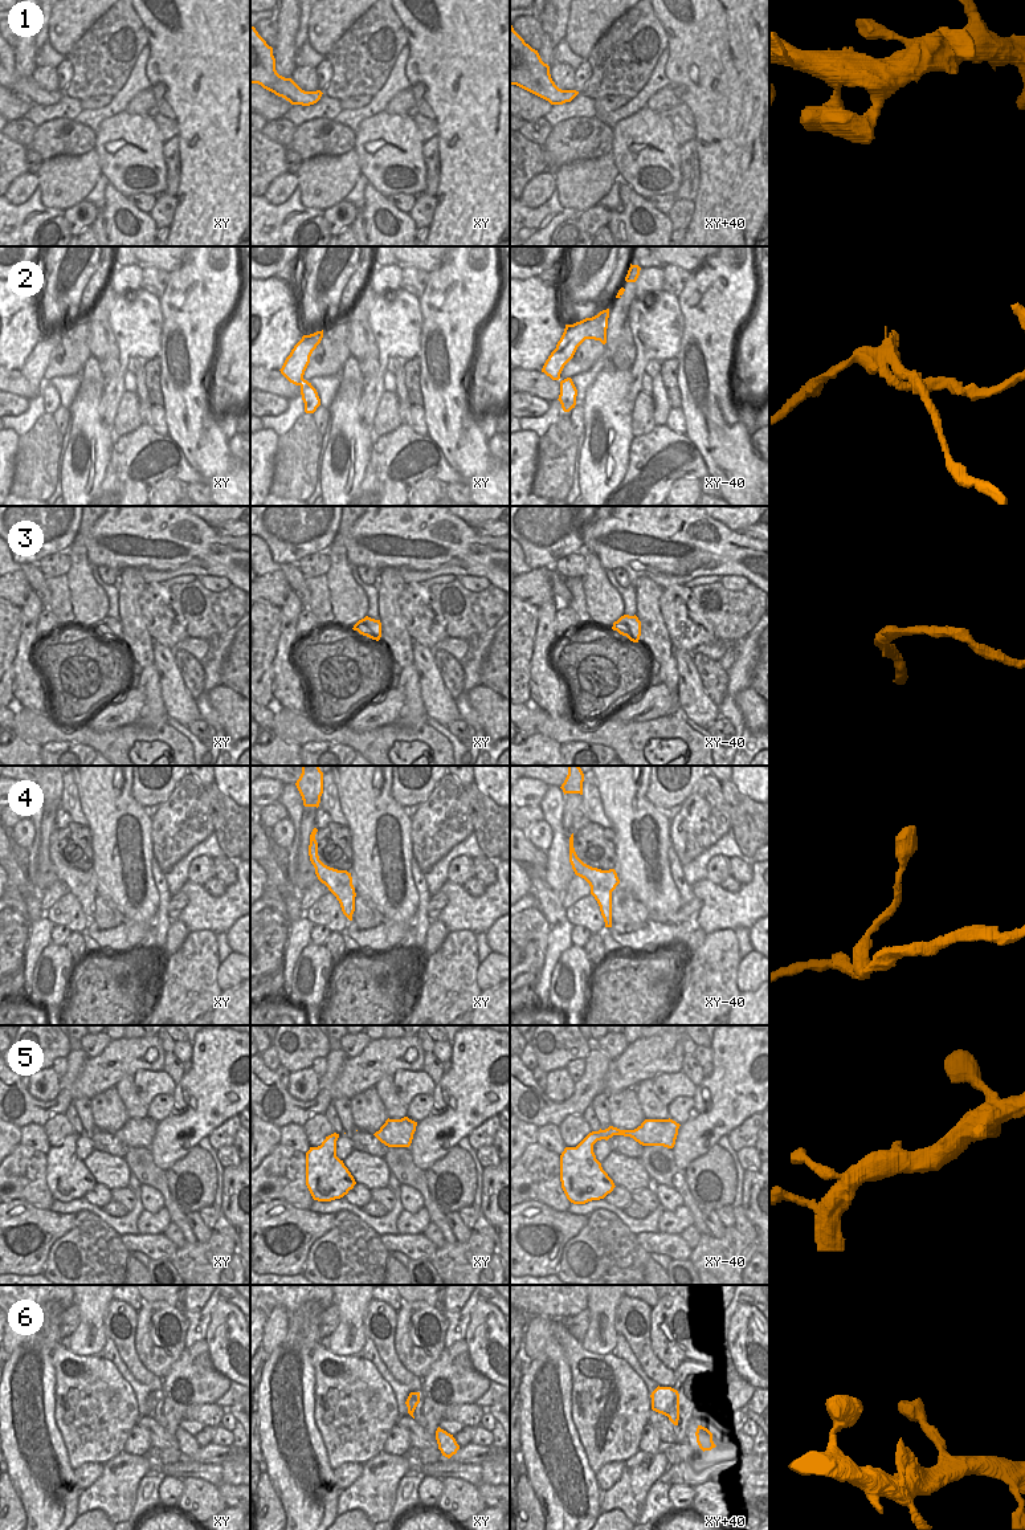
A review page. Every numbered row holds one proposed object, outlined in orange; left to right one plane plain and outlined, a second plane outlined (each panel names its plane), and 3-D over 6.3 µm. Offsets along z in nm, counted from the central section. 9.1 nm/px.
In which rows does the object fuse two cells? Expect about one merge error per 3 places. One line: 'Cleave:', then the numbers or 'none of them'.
Cleave: 2

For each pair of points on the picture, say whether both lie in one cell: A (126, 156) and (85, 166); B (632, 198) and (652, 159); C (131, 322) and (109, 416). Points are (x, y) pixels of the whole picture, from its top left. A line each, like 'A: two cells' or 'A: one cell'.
A: two cells
B: two cells
C: one cell

